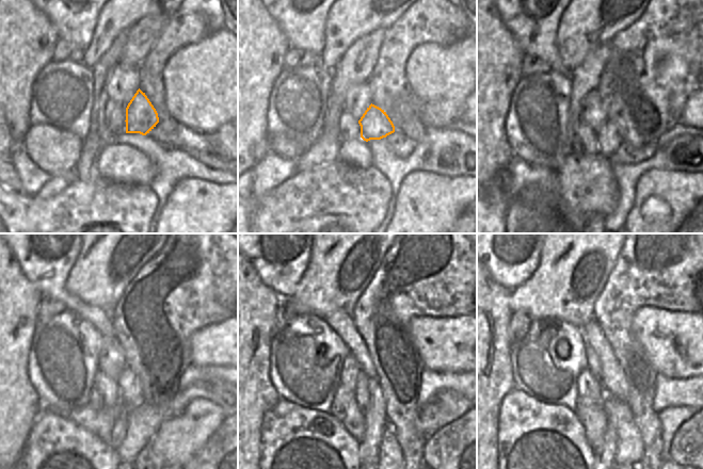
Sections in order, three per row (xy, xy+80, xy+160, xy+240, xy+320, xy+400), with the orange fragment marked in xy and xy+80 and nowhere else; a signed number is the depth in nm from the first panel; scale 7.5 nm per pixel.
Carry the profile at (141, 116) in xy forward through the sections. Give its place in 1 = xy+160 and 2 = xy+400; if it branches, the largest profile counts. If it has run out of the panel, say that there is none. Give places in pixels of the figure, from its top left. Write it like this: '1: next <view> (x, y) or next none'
1: next xy+160 (609, 139)
2: next xy+400 (608, 448)

